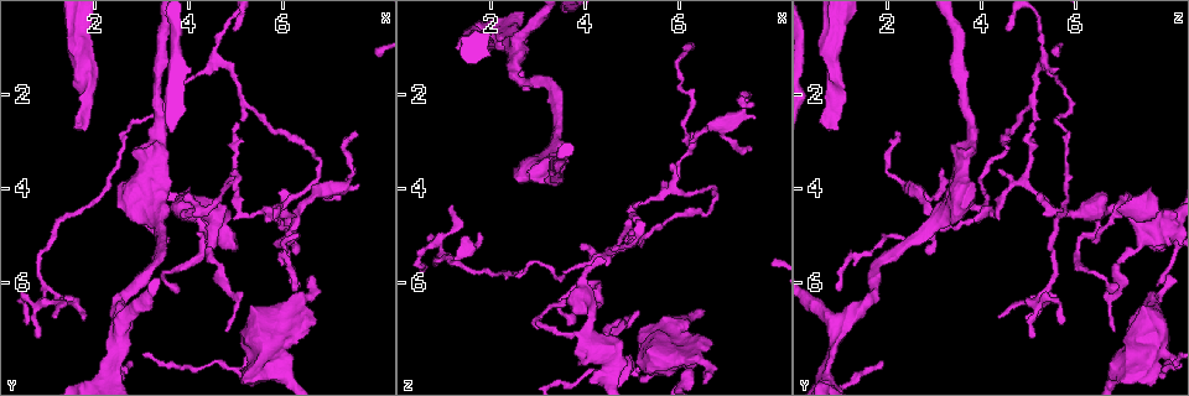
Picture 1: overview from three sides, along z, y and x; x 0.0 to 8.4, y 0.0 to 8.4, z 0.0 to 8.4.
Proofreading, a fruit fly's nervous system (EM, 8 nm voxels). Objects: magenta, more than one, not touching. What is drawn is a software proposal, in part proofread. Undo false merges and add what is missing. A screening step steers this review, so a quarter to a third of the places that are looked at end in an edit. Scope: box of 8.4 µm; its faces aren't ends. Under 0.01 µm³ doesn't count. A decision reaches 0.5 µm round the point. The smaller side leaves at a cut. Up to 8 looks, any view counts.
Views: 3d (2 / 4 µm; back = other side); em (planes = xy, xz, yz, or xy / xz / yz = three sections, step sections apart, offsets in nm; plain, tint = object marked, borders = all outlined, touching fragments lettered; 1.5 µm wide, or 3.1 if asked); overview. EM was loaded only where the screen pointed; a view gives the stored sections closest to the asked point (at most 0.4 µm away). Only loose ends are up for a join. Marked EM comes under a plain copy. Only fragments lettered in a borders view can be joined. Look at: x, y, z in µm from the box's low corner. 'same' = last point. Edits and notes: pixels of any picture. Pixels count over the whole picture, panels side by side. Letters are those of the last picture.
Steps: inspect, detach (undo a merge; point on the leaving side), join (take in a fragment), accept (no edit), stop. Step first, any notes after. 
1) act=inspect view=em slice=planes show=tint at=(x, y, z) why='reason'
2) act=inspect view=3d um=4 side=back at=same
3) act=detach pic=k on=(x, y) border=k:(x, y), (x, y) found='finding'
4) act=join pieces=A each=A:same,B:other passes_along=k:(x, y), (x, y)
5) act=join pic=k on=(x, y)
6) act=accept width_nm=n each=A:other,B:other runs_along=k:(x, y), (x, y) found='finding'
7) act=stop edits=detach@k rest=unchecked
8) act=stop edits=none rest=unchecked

act=inspect view=em slice=planes show=borders at=(1.55, 2.65, 0.75) why='branch stops here'

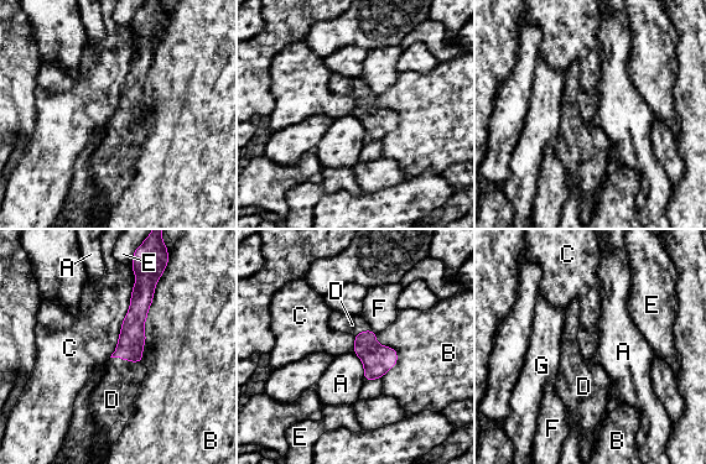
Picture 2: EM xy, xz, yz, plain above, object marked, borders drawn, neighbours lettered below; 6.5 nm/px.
act=join pieces=D longest_contact=B:550nm each=A:other,B:other,C:other,D:same,E:other,F:other,G:other passes_along=2:(131, 338), (125, 359), (114, 395) found='it goes on there'

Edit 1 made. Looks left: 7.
act=inspect view=em slice=planes show=borders at=(0.80, 7.15, 5.05)

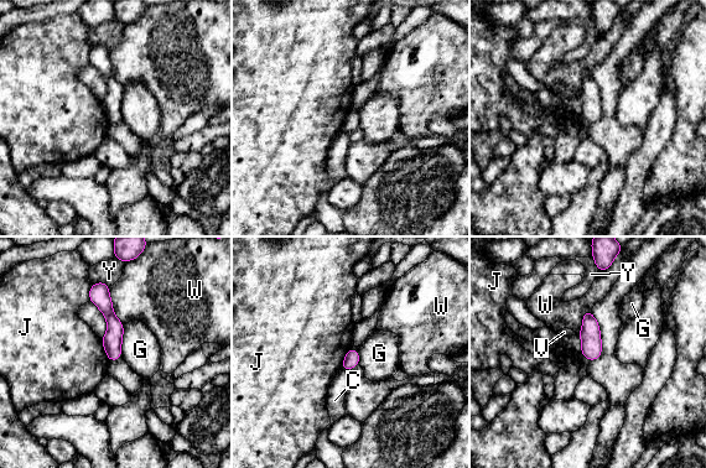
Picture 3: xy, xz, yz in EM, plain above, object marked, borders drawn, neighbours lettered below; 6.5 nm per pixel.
act=accept each=C:other,G:other,J:other,V:other,W:other,Y:other runs_along=3:(99, 285), (115, 357) found='none of them fits'

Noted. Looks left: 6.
act=inspect view=3d um=4 at=(4.00, 4.50, 6.55) why='small branch off a trunk'

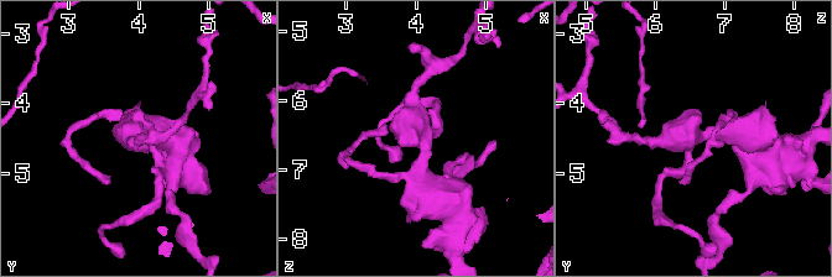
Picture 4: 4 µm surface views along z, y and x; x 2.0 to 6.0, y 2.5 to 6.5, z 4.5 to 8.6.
act=inspect view=em slice=planes show=tint at=(4.05, 4.50, 6.55) arms=3

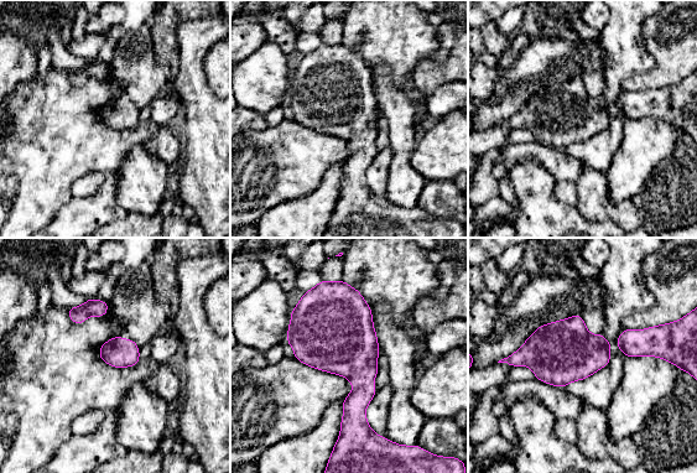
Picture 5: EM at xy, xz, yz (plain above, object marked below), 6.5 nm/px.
act=inspect view=em slice=planes show=borders at=same why='what lies round it'

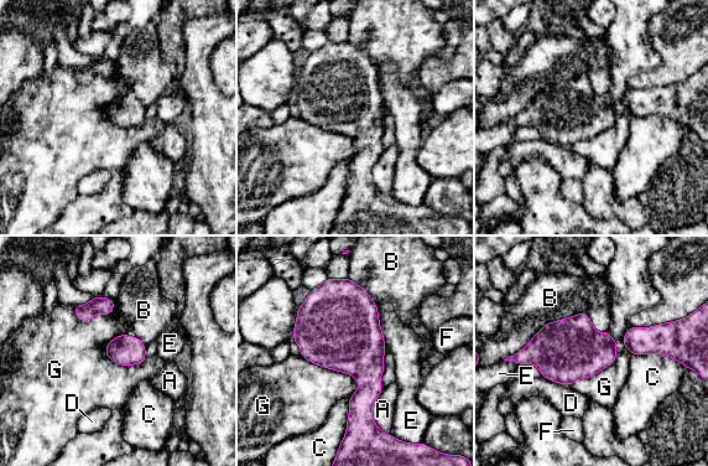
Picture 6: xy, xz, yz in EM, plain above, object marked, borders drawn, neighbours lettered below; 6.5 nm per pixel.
act=accept width_nm=190 each=A:other,B:other,C:other,D:other,E:other,F:other,G:other border=6:(115, 304), (86, 321), (73, 306) found='all the same neuron'

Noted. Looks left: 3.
act=stop edits=join@2 rest=unchecked

